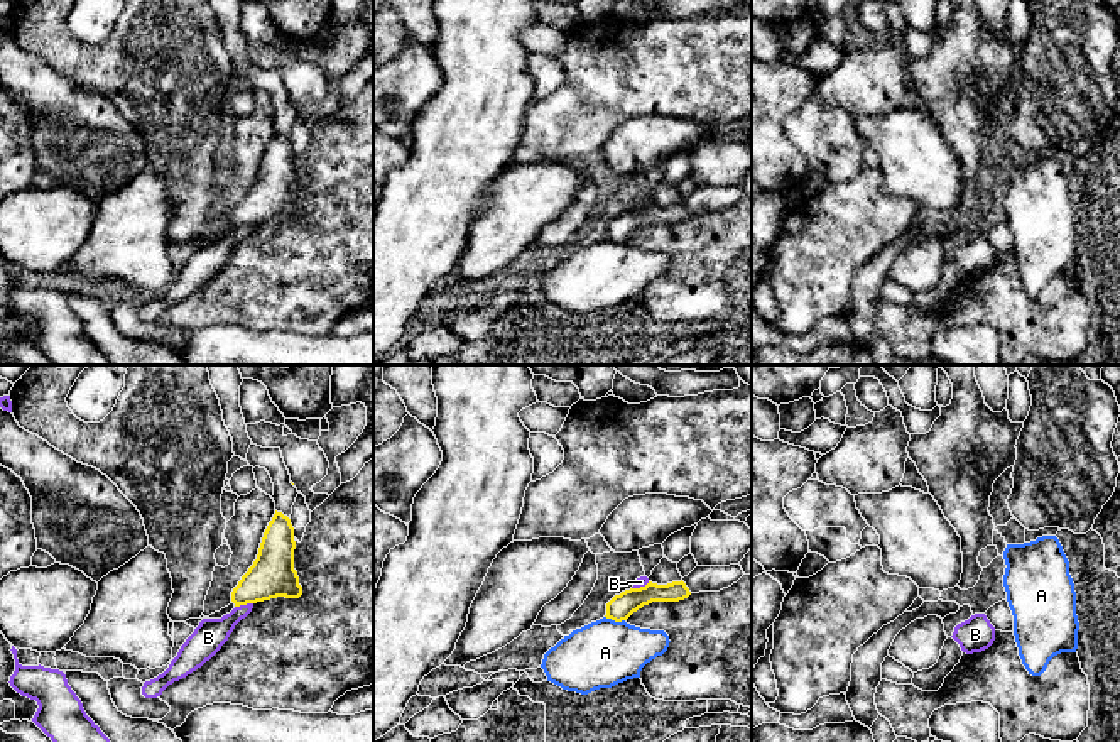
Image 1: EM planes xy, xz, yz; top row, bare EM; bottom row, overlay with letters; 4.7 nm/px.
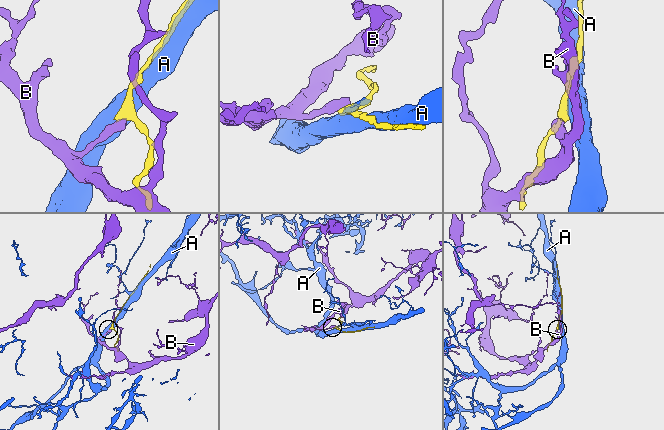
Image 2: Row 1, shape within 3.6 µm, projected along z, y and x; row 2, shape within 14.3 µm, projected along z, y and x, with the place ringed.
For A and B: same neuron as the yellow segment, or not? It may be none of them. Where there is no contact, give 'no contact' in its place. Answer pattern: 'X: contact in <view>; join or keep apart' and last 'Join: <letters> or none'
A: contact in xz; keep apart
B: contact in xy; keep apart
Join: none

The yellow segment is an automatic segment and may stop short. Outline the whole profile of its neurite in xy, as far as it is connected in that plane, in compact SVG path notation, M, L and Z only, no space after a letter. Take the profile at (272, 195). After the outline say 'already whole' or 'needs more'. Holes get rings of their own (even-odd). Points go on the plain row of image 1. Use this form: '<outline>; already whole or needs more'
M282 134L269 144L257 181L231 213L231 225L204 240L221 240L235 228L277 218L299 220L302 208L294 191L294 149Z; needs more

